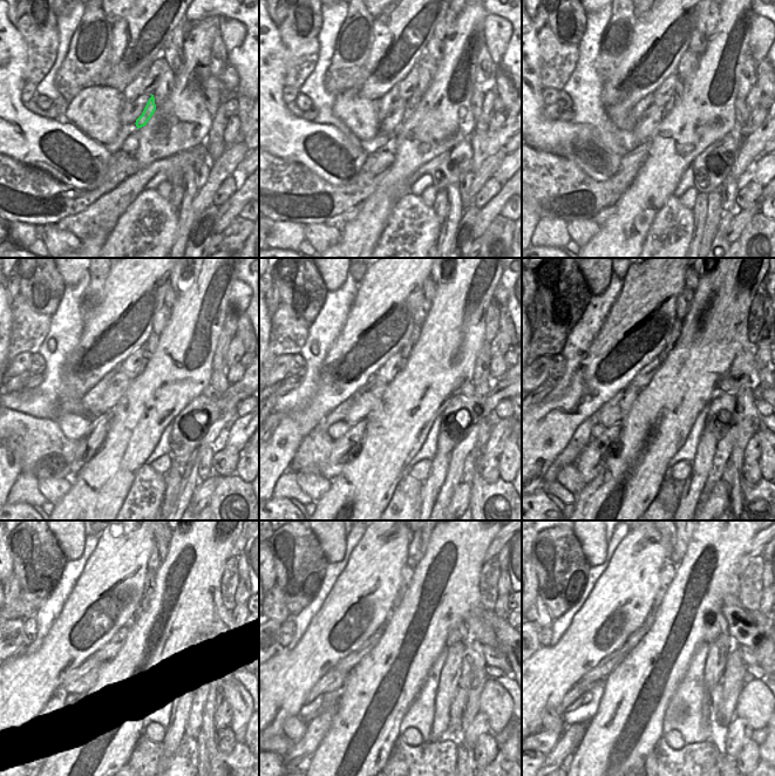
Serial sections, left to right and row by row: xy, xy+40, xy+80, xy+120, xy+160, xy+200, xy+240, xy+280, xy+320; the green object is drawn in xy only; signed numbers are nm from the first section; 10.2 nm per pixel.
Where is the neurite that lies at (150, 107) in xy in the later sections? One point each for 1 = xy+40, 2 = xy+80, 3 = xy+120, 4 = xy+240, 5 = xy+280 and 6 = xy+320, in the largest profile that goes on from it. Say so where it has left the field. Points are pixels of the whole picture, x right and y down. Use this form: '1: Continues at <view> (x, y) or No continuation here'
1: Continues at xy+40 (412, 103)
2: Continues at xy+80 (670, 104)
3: Continues at xy+120 (150, 345)
4: Continues at xy+240 (149, 587)
5: Continues at xy+280 (407, 572)
6: Continues at xy+320 (667, 571)

